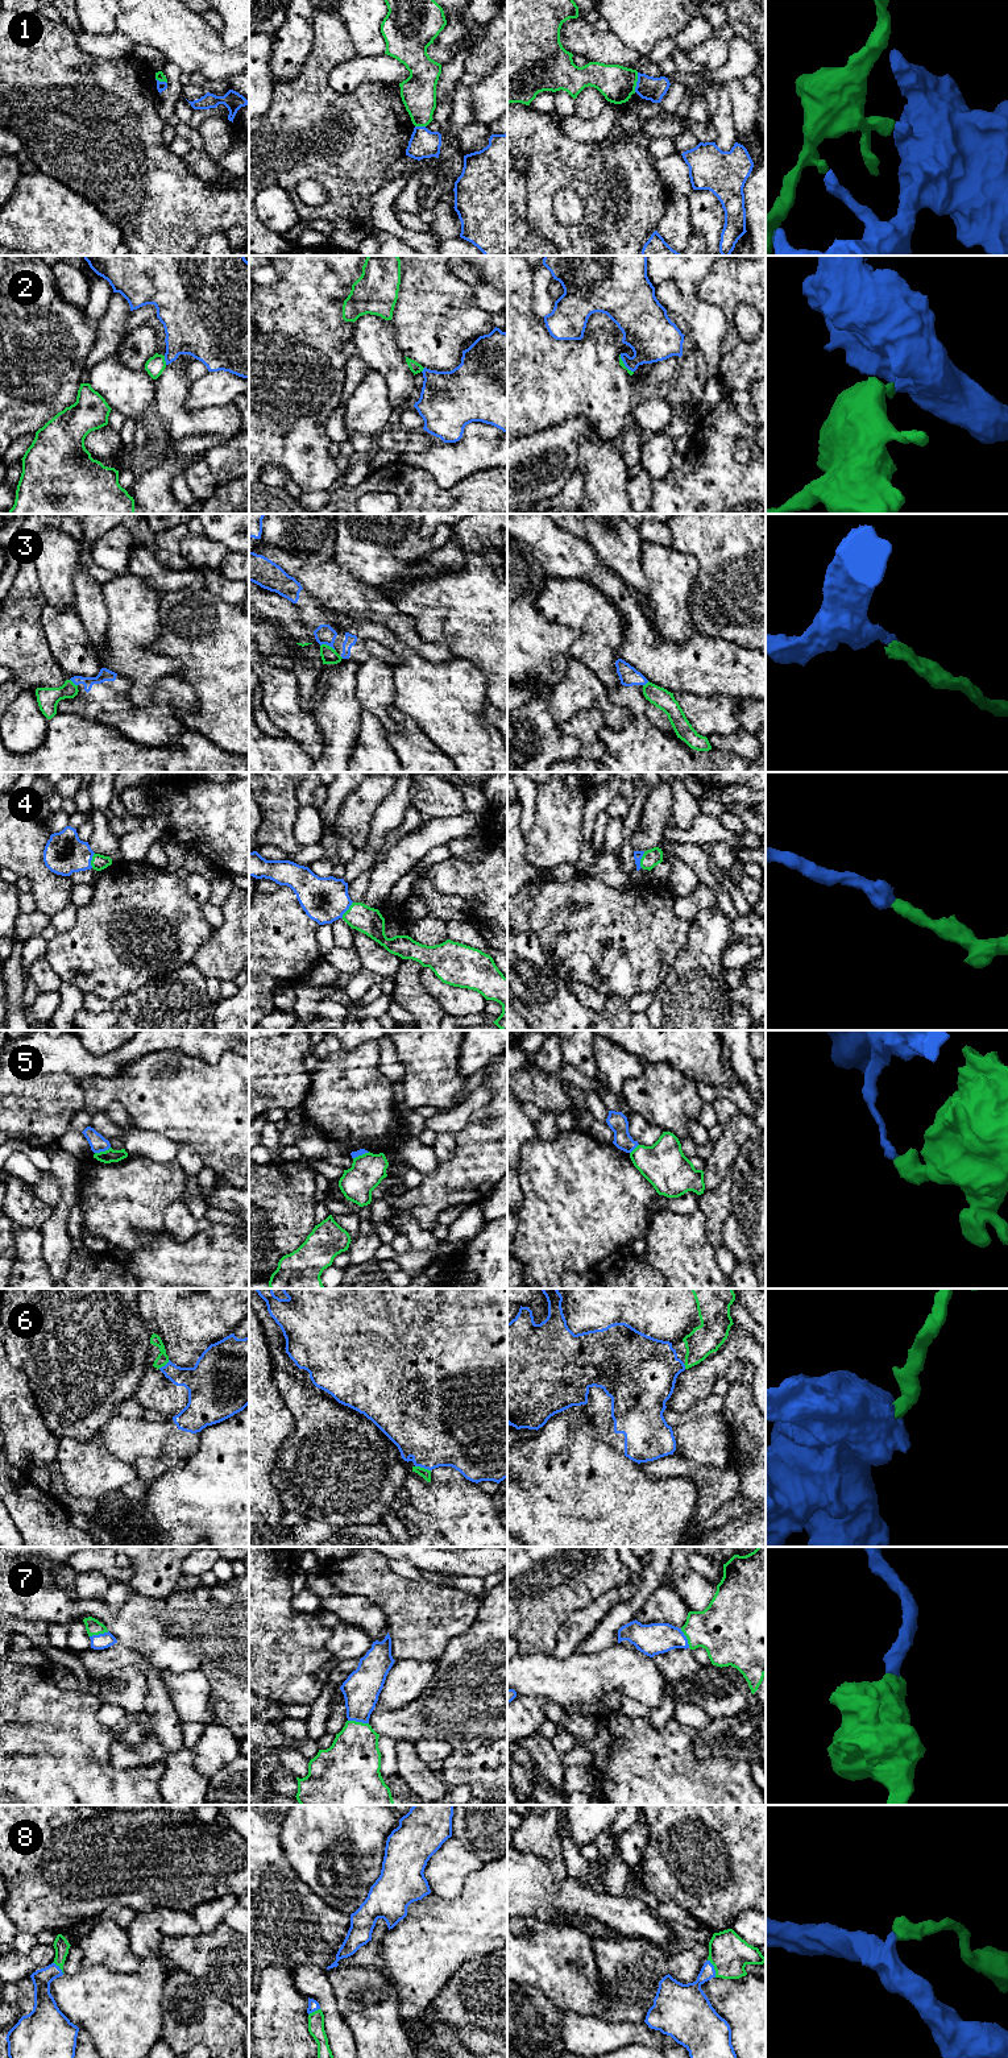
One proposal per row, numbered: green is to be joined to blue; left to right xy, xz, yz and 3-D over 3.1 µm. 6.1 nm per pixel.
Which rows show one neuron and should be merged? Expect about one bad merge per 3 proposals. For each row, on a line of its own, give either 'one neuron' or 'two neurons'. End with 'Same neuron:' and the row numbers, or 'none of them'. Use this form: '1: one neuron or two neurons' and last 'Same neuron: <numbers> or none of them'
1: two neurons
2: two neurons
3: two neurons
4: one neuron
5: two neurons
6: one neuron
7: one neuron
8: one neuron
Same neuron: 4, 6, 7, 8

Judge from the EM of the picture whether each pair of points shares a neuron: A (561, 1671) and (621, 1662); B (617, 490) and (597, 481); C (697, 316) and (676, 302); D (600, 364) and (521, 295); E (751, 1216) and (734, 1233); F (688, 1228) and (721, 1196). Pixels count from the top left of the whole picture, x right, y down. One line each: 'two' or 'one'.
A: one
B: one
C: one
D: one
E: one
F: two

